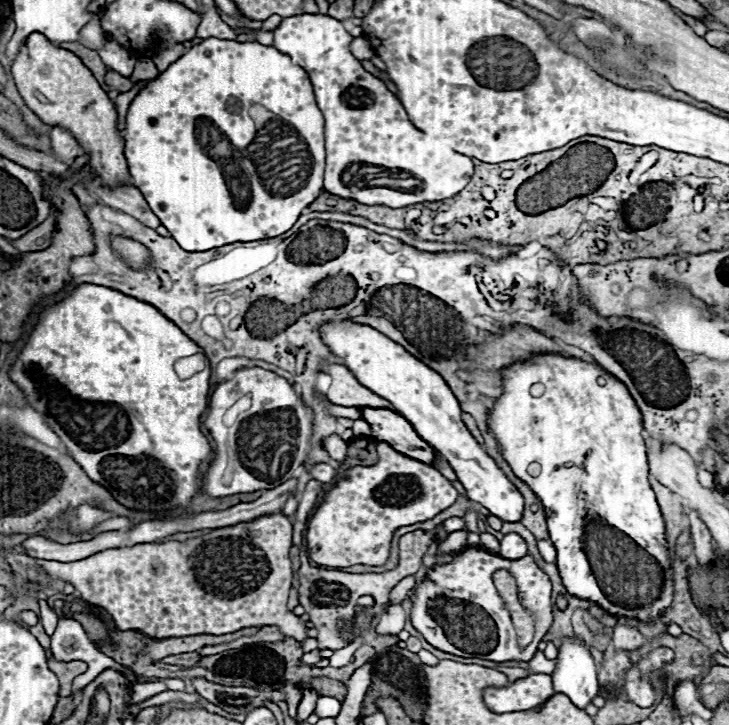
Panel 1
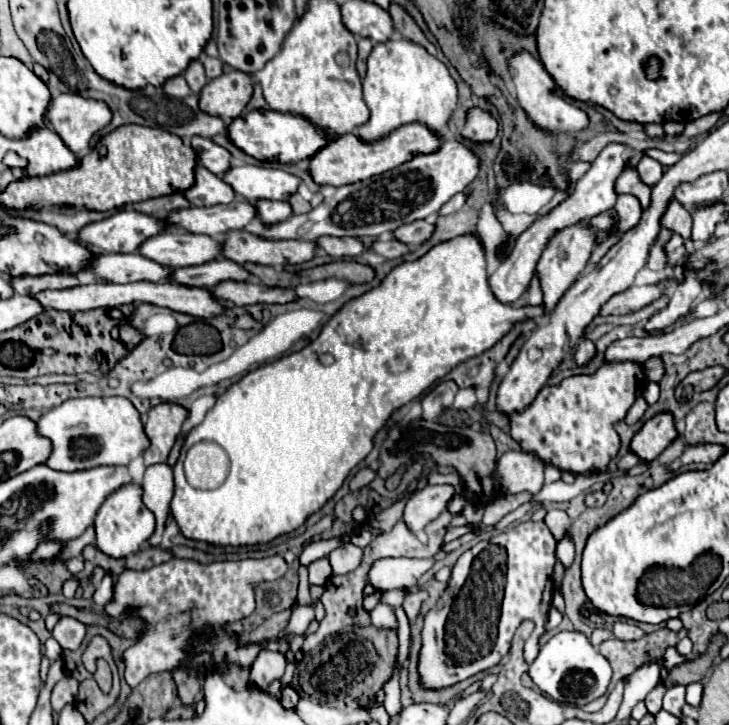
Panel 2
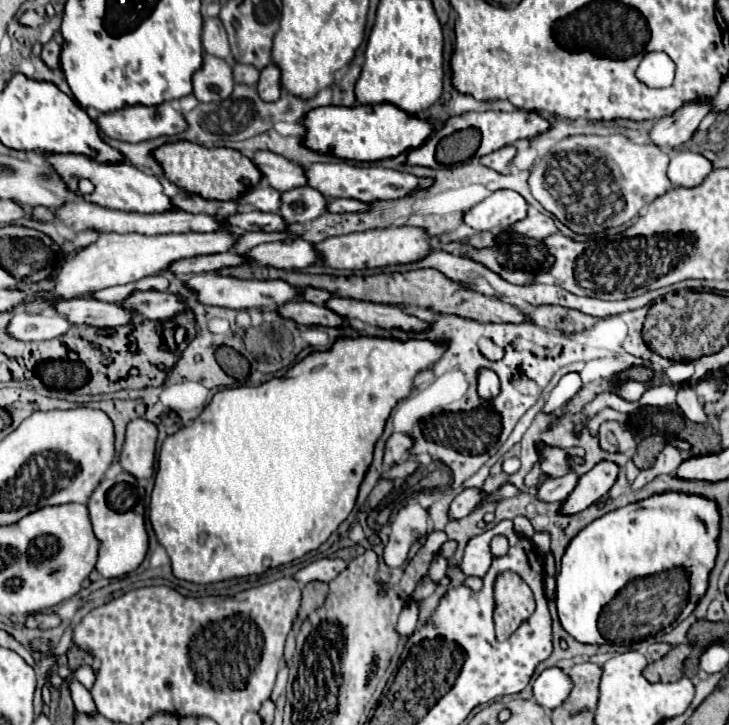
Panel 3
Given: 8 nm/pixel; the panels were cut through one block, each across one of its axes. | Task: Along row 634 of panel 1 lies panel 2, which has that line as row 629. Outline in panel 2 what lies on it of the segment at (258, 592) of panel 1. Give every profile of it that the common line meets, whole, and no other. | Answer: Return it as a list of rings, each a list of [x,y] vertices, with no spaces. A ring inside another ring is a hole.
[[[280,554],[266,558],[246,558],[238,562],[210,562],[210,564],[172,558],[168,562],[162,562],[146,570],[126,568],[118,576],[114,588],[114,600],[106,606],[106,612],[110,612],[114,618],[122,618],[124,612],[134,612],[146,622],[146,630],[140,636],[140,642],[136,642],[124,652],[124,662],[126,662],[124,678],[128,686],[136,688],[148,674],[174,670],[178,664],[182,664],[188,658],[188,652],[192,664],[198,668],[200,674],[202,674],[202,664],[204,664],[204,674],[212,672],[214,668],[222,668],[228,662],[236,666],[252,666],[254,658],[262,648],[288,652],[290,646],[284,642],[284,636],[304,634],[308,630],[310,622],[314,620],[314,606],[324,594],[324,586],[322,588],[310,586],[312,602],[308,606],[296,606],[288,628],[278,636],[278,640],[268,642],[268,646],[260,646],[260,644],[240,646],[234,634],[222,630],[222,624],[242,620],[254,612],[254,586],[258,582],[276,580],[286,570],[288,564]],[[202,626],[212,626],[214,630],[192,642],[192,632]]]

